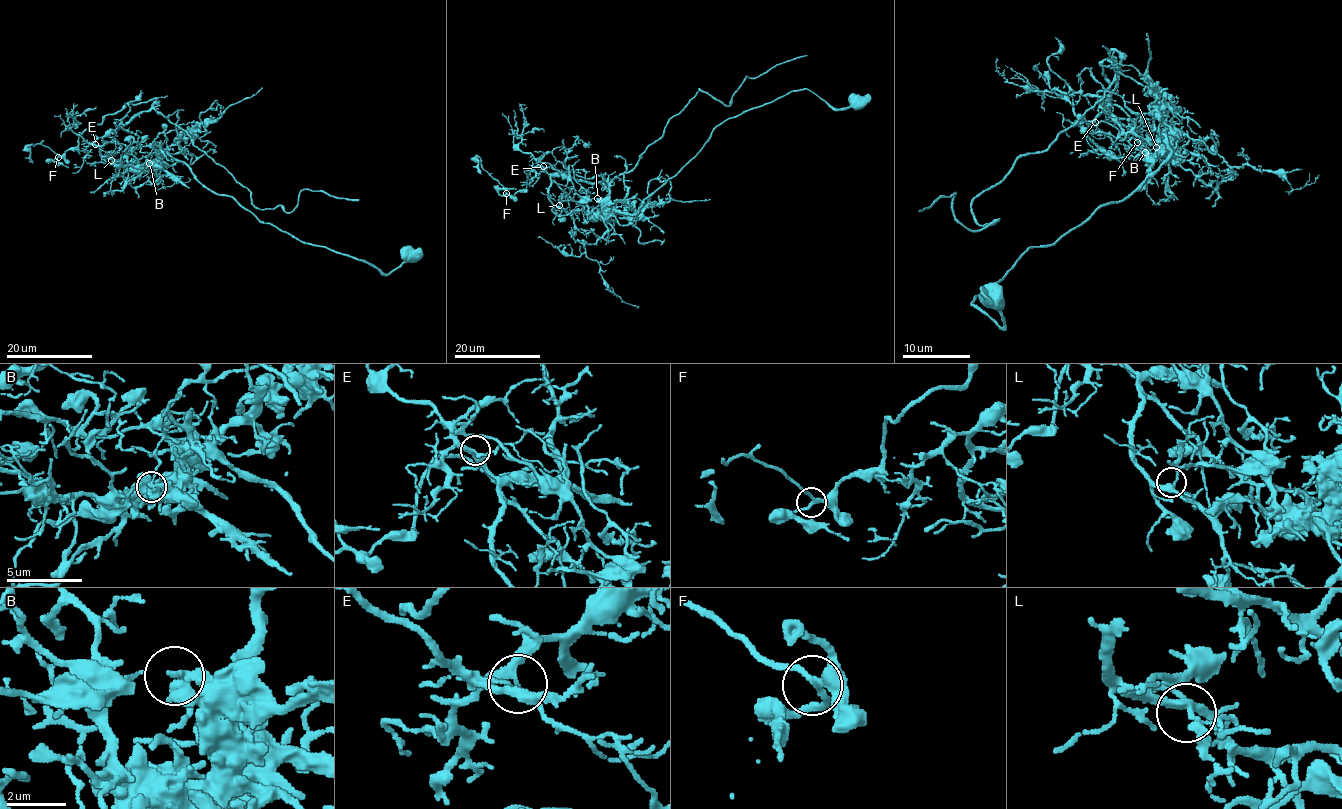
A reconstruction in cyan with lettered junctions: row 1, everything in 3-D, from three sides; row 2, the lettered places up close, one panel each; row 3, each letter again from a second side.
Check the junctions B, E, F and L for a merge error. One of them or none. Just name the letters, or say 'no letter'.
B

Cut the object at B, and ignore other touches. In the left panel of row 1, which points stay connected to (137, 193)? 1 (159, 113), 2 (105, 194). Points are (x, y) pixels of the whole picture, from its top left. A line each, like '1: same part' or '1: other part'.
1: other part
2: same part

